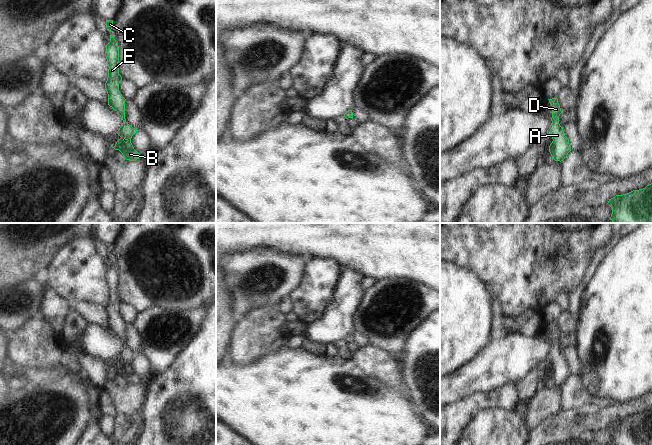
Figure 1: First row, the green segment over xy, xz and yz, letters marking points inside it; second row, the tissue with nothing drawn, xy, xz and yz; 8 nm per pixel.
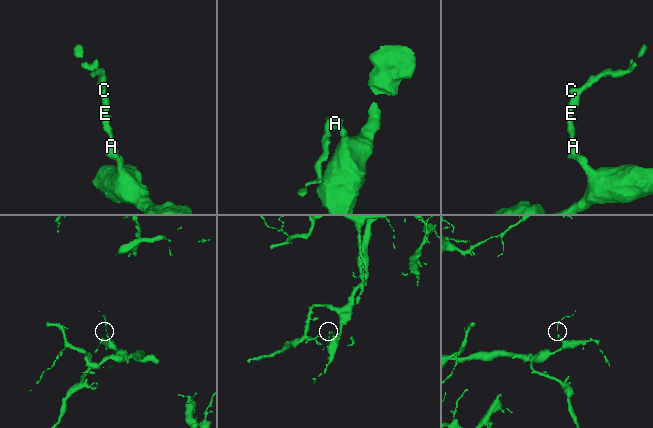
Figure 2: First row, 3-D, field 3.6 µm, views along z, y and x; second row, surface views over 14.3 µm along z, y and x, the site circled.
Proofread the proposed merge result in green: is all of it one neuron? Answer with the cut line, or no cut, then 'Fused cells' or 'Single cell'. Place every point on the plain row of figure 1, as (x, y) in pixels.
No split. Single cell

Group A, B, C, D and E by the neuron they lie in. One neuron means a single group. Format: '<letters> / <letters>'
A B C D E

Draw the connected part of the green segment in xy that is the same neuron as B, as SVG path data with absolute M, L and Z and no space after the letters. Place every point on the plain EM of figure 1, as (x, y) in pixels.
M110 259L110 266L106 269L105 280L108 288L108 301L105 307L105 312L108 318L108 329L112 331L123 344L123 348L116 356L121 362L116 366L113 371L119 374L126 384L135 385L139 383L138 377L132 367L132 360L138 355L126 346L125 343L125 322L119 315L119 307L122 304L119 298L119 270L116 264Z

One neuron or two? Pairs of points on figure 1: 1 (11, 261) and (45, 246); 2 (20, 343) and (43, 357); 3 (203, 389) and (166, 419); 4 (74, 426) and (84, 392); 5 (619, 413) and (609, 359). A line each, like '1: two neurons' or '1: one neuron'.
1: one neuron
2: one neuron
3: one neuron
4: one neuron
5: two neurons

